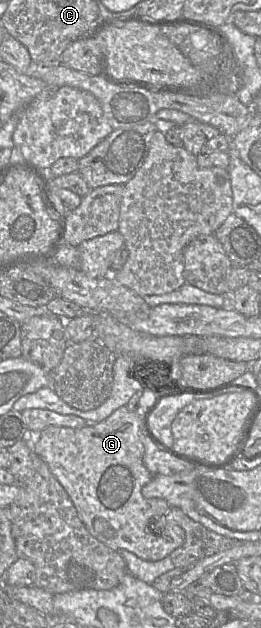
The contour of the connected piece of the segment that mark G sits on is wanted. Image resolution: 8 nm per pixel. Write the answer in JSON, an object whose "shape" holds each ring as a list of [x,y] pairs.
{"shape":[[[127,406],[118,408],[99,423],[80,429],[48,426],[40,433],[35,433],[31,446],[68,493],[88,532],[103,544],[115,550],[128,550],[143,560],[159,561],[185,542],[185,531],[175,521],[166,521],[157,533],[152,530],[151,523],[156,519],[166,518],[165,514],[171,506],[162,498],[147,499],[142,495],[142,488],[152,480],[153,475],[143,462],[144,444],[140,417],[129,411]]]}

